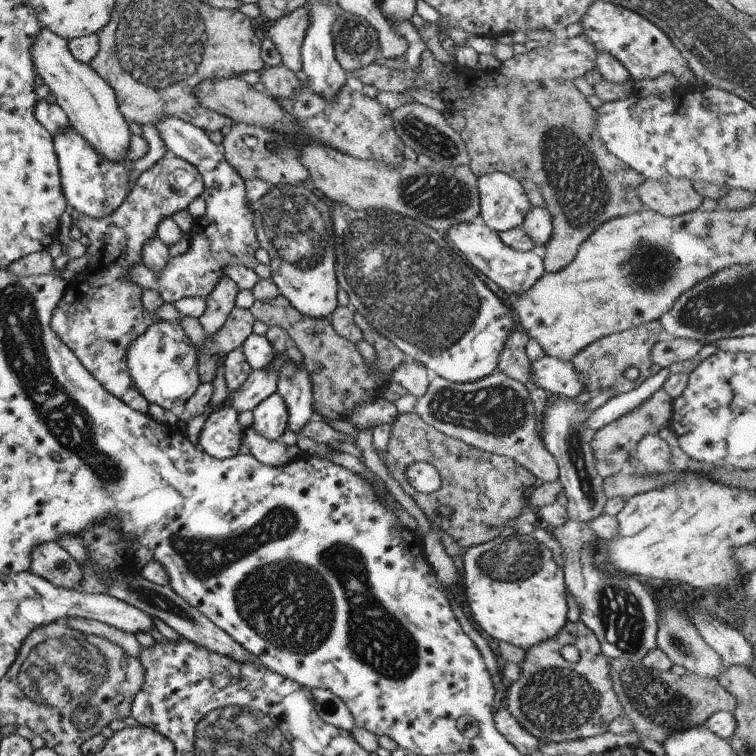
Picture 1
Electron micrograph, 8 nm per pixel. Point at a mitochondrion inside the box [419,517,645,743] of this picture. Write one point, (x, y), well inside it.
(557, 700)

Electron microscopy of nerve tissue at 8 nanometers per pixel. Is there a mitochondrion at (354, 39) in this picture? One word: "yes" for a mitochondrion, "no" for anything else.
yes

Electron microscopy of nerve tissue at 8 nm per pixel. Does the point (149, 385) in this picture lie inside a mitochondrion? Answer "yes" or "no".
no

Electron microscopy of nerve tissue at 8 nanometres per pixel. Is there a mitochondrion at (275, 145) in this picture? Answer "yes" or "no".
yes

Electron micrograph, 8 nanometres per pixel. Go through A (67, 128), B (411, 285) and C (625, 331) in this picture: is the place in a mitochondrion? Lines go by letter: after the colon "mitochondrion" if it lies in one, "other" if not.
A: other
B: mitochondrion
C: other

